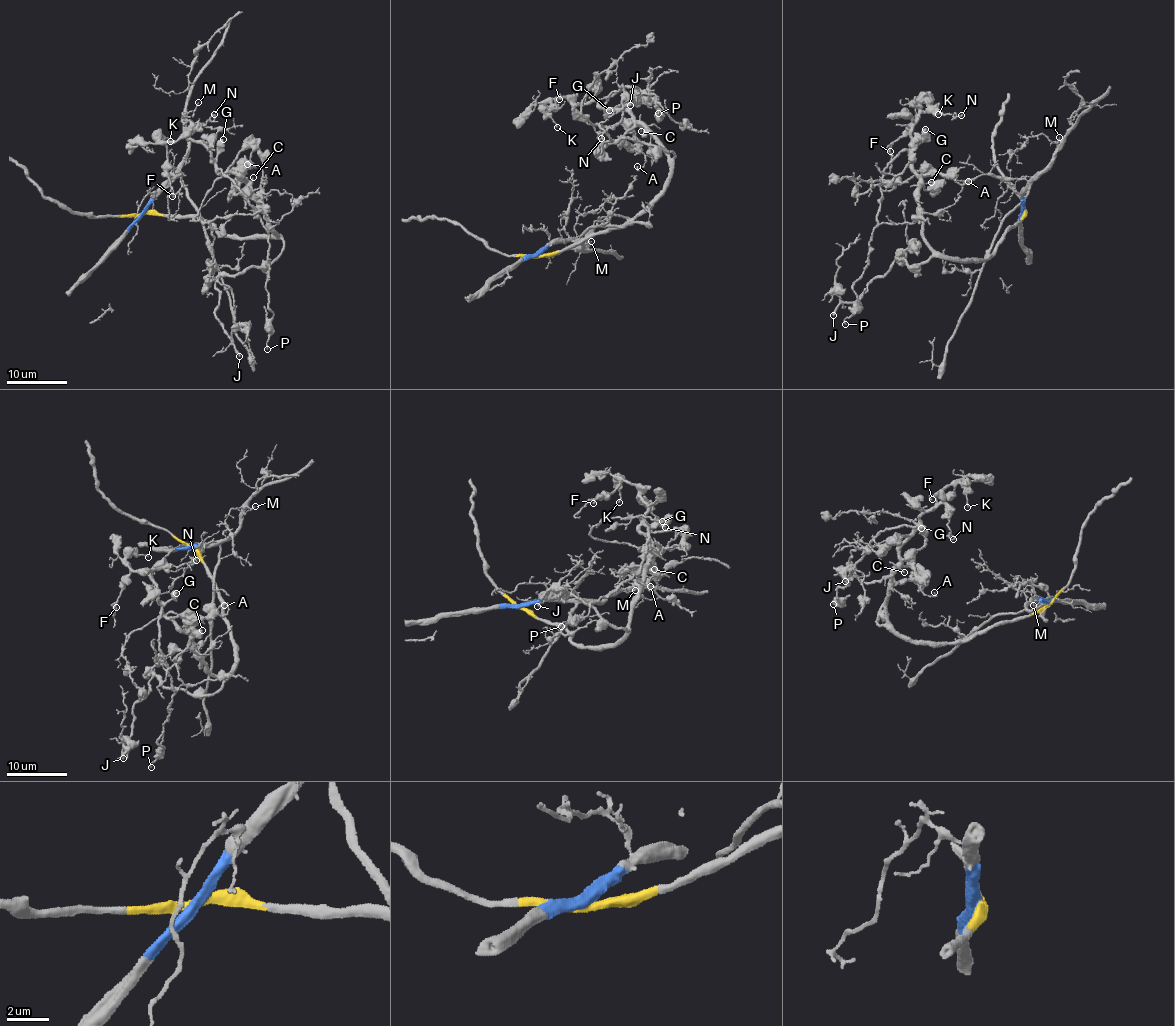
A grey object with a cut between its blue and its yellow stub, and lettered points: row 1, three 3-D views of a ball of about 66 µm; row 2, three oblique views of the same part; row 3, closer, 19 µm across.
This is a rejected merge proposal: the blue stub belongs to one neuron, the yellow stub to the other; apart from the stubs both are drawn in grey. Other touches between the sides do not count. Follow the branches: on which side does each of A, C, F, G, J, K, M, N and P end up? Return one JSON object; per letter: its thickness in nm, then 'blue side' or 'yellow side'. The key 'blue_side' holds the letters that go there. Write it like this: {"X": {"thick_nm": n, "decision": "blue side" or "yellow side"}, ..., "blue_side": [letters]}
{"A": {"thick_nm": 170, "decision": "yellow side"}, "C": {"thick_nm": 110, "decision": "yellow side"}, "F": {"thick_nm": 140, "decision": "yellow side"}, "G": {"thick_nm": 550, "decision": "yellow side"}, "J": {"thick_nm": 260, "decision": "yellow side"}, "K": {"thick_nm": 170, "decision": "yellow side"}, "M": {"thick_nm": 110, "decision": "blue side"}, "N": {"thick_nm": 130, "decision": "yellow side"}, "P": {"thick_nm": 150, "decision": "yellow side"}, "blue_side": ["M"]}

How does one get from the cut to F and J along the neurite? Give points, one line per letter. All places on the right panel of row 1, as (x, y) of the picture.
F: (1026, 211), (991, 257), (942, 256), (923, 234), (910, 150), (918, 110), (911, 103), (916, 120), (890, 152)
J: (1026, 211), (986, 260), (933, 257), (914, 267), (896, 257), (898, 253), (855, 301), (841, 301), (834, 316)

